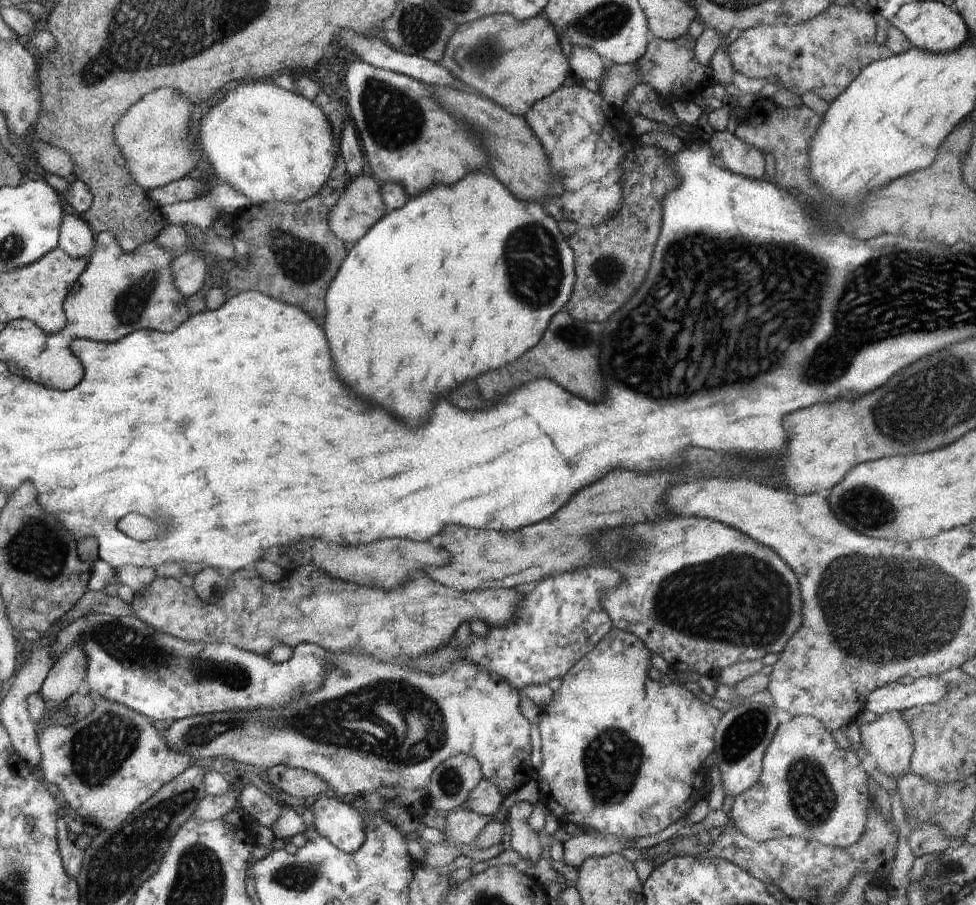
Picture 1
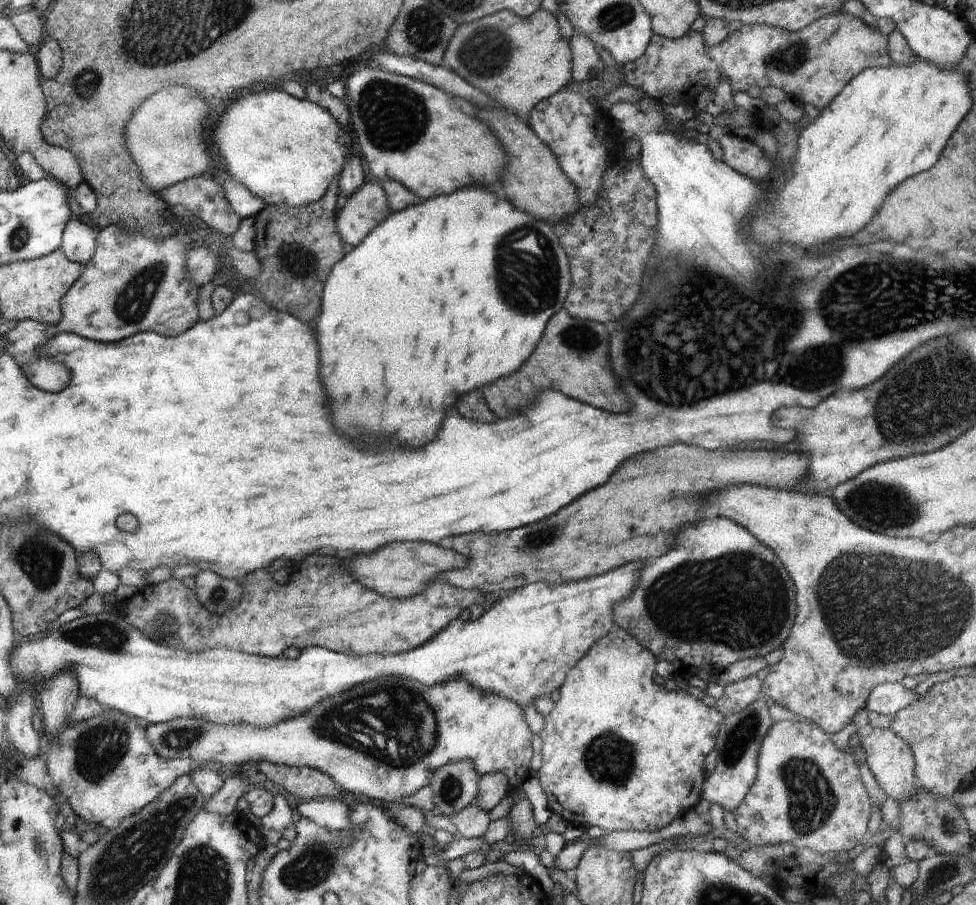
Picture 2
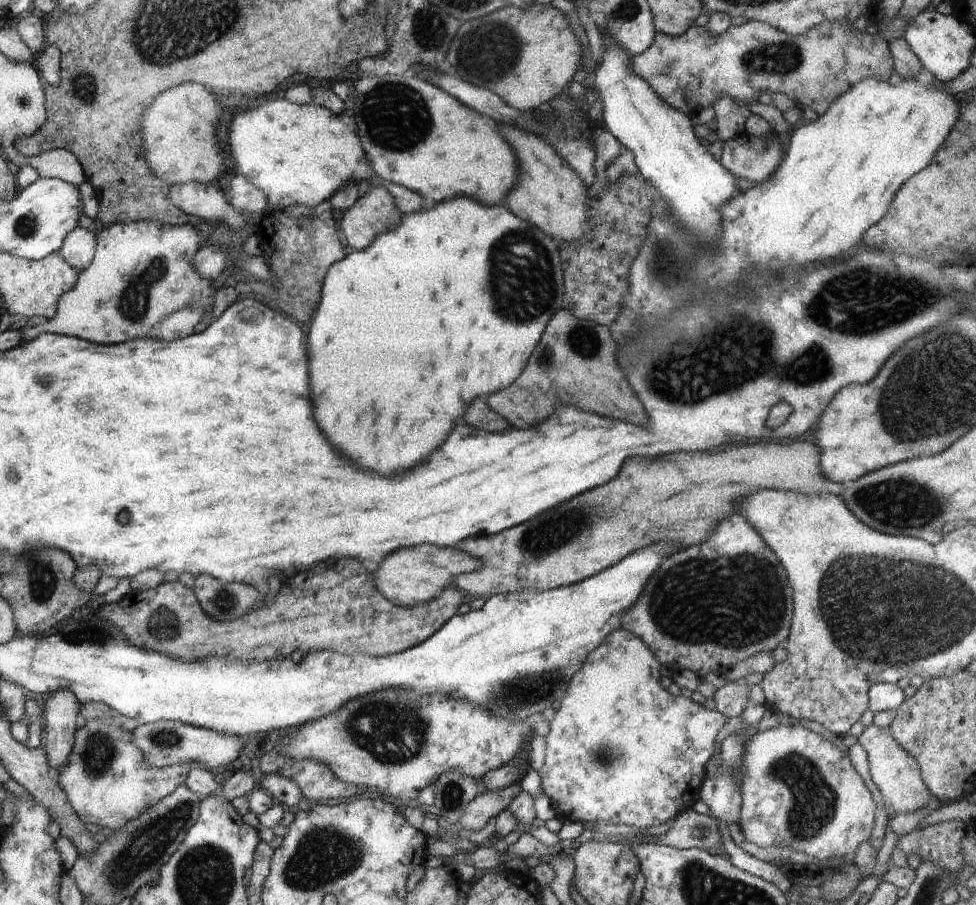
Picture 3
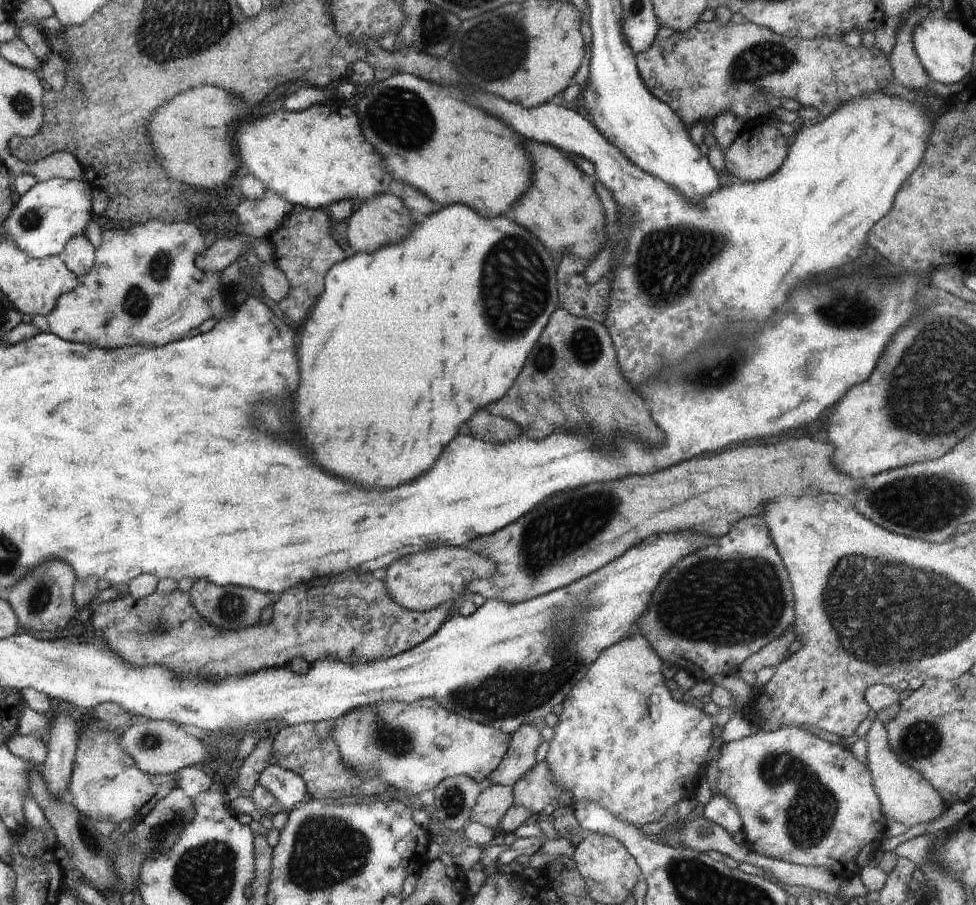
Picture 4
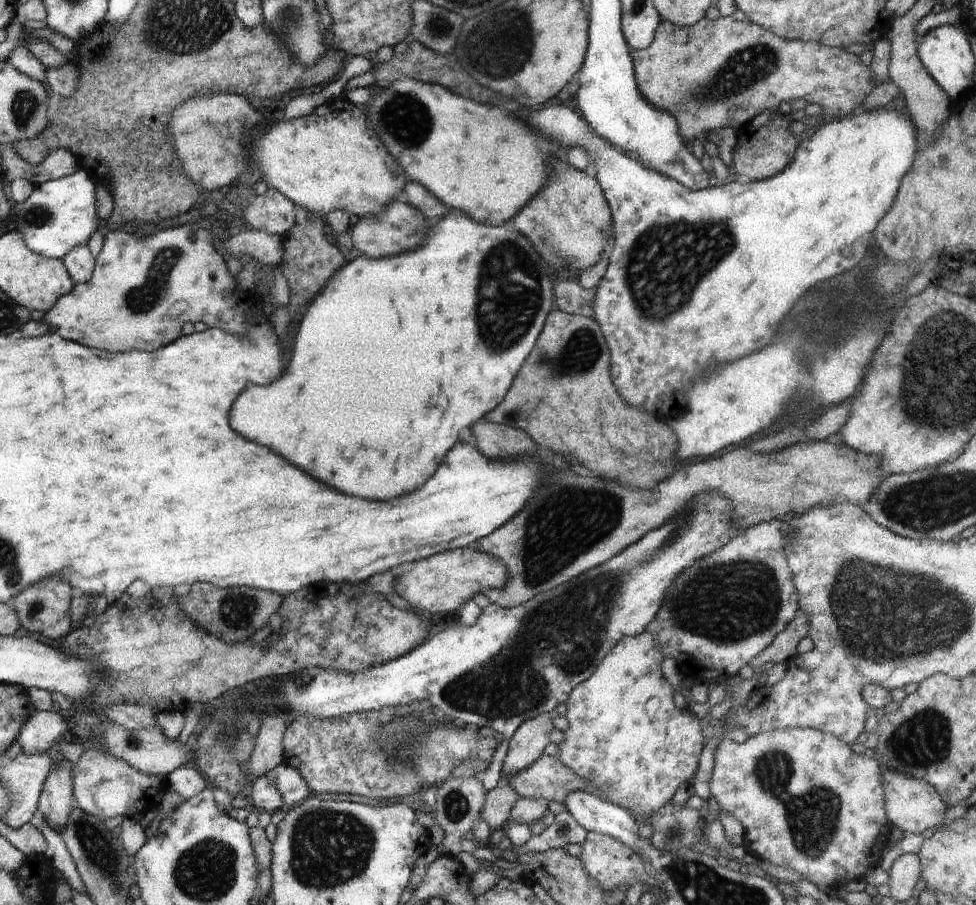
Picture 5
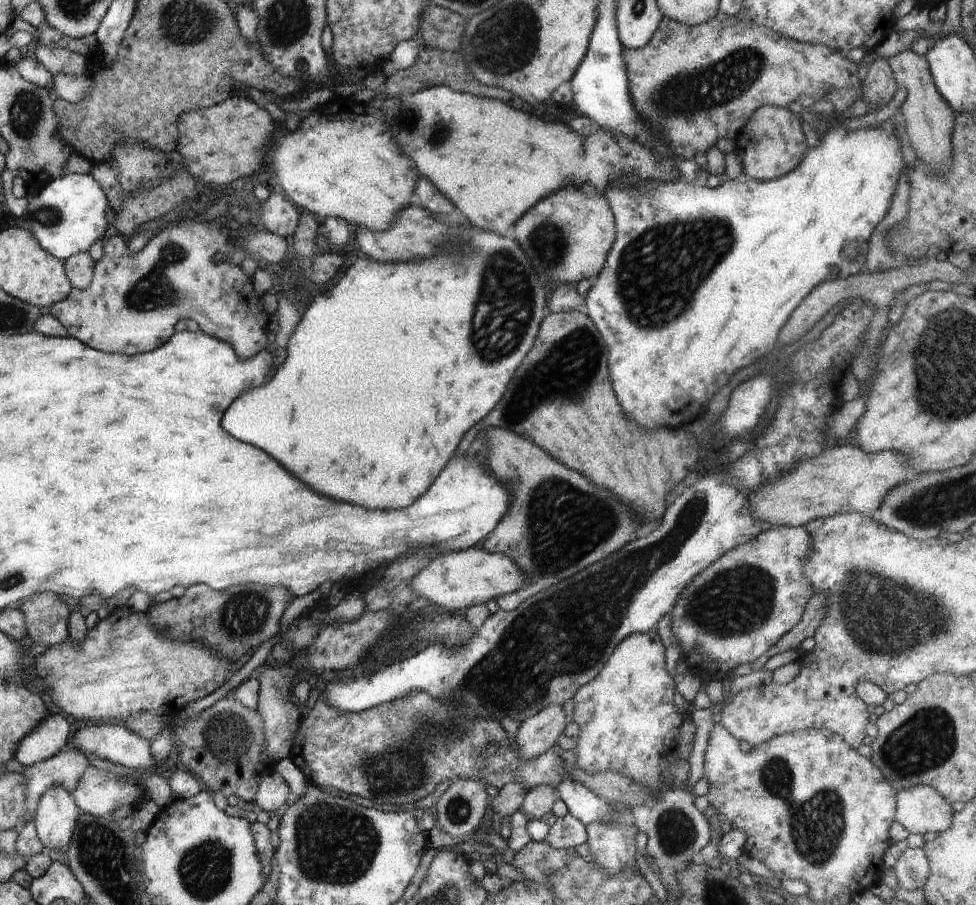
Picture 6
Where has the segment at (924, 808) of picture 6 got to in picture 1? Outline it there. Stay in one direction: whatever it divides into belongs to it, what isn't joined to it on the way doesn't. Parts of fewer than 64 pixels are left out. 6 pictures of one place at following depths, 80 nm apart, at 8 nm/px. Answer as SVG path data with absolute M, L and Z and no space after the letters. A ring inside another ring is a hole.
M891 711L880 715L873 723L860 724L861 744L876 760L876 767L882 774L891 779L900 779L911 772L913 755L913 738L911 729L904 718L904 711Z

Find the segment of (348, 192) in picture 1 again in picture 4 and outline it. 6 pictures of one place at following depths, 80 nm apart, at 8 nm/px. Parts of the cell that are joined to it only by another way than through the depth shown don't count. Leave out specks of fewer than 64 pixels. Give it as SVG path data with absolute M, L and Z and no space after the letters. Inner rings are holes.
M383 194L362 204L346 221L348 224L346 238L355 253L373 253L386 245L398 244L413 231L417 217L412 214L404 203L392 194Z

